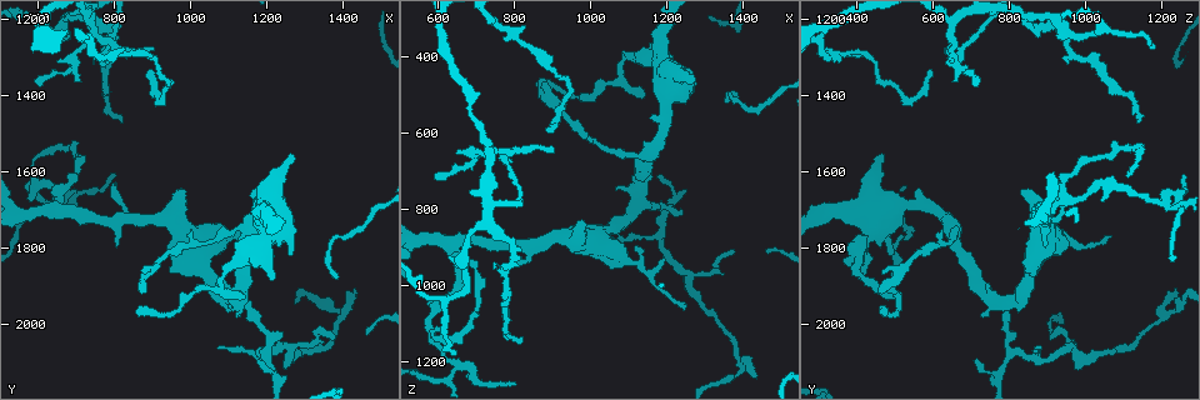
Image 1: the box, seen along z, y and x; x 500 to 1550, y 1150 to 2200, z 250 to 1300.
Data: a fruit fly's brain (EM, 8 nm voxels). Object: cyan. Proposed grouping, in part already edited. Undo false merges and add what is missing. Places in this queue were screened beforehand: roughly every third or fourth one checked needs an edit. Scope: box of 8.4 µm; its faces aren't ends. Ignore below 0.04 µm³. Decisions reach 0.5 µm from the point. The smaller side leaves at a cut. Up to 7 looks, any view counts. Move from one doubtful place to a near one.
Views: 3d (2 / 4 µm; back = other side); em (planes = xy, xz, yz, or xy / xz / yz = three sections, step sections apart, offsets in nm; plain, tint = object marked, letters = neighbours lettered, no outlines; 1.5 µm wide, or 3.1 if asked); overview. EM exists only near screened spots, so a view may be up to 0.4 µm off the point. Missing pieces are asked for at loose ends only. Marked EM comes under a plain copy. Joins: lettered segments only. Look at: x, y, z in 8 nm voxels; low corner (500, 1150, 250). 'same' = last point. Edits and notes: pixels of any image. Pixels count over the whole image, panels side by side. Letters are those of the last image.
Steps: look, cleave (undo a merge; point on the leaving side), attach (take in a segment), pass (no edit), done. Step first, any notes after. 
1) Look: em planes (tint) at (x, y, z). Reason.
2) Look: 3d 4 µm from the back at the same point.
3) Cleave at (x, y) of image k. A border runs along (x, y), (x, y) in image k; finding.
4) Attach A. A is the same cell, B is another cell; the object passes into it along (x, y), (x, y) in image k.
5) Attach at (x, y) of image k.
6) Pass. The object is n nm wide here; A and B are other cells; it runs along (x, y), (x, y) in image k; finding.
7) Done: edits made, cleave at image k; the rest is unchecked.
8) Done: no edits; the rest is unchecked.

Look: em xz step 4 (tint) at (800, 1215, 910). Sharp bend.

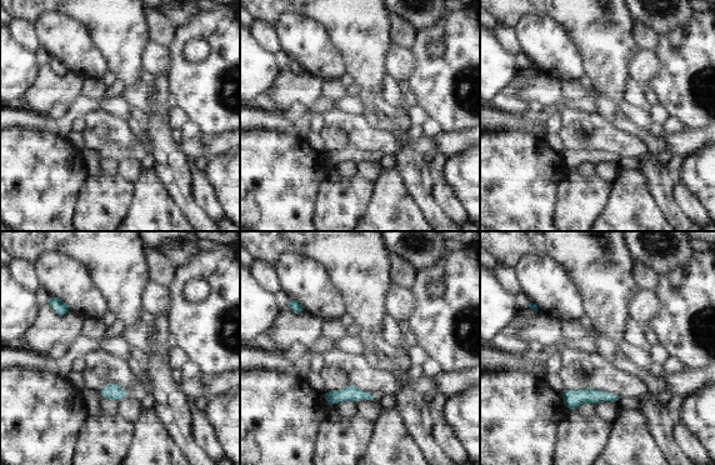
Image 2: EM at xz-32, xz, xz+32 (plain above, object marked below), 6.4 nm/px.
Look: em planes (letters) at the same point. Another direction.

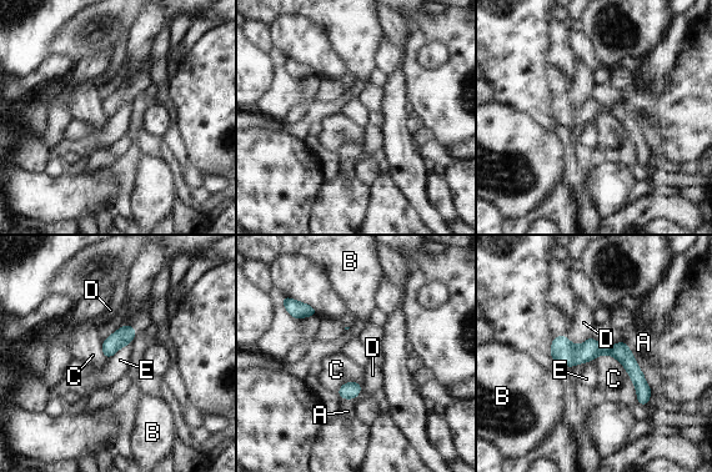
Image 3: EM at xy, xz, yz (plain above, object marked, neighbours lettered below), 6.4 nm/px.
Pass. A, B, C, D and E are other cells; one neuron here.

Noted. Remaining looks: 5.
Look: em planes (tint) at (1130, 1950, 785). Three arms meet.

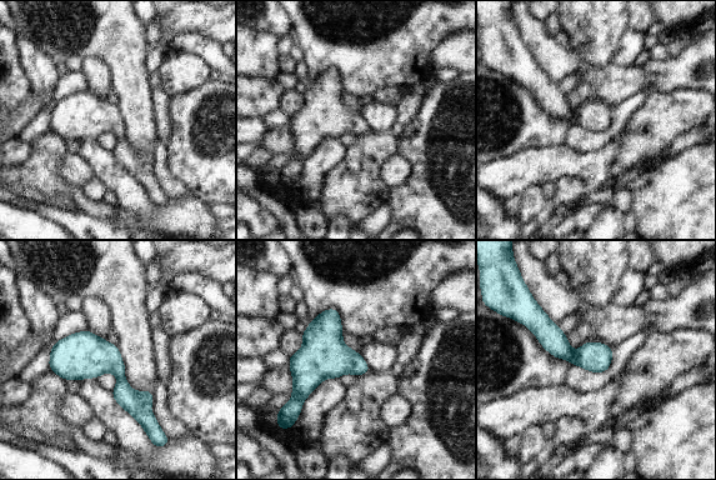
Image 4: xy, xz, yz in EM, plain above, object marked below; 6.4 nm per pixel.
Look: em planes (letters) at the same point. What lies round it.

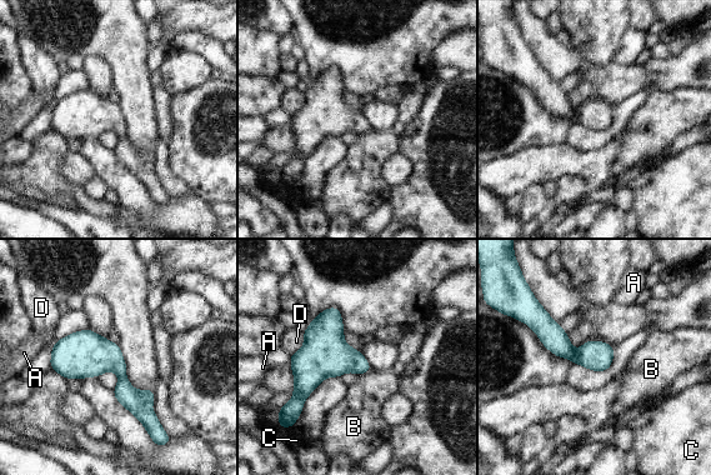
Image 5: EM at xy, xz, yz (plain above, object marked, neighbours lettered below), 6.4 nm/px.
Pass. The longest contact is with D, 170 nm; A, B, C and D are other cells; it runs along (335, 310), (290, 421) in image 5; all the same neuron.

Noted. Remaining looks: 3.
Look: 3d 4 µm at (640, 1695, 895). Abrupt turn.

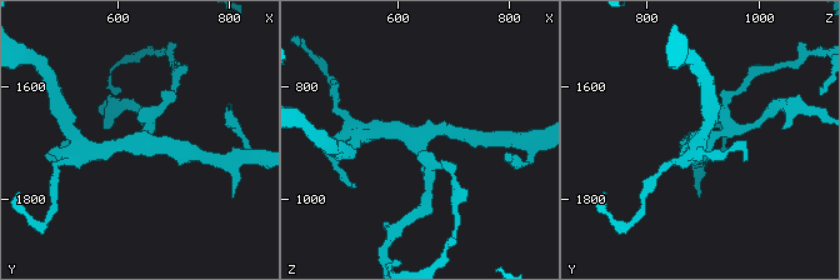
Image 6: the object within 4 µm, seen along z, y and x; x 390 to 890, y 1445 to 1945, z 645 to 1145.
Look: em yz step 4 (tint) at (645, 1695, 885). 4 arms meet here; need the tissue.

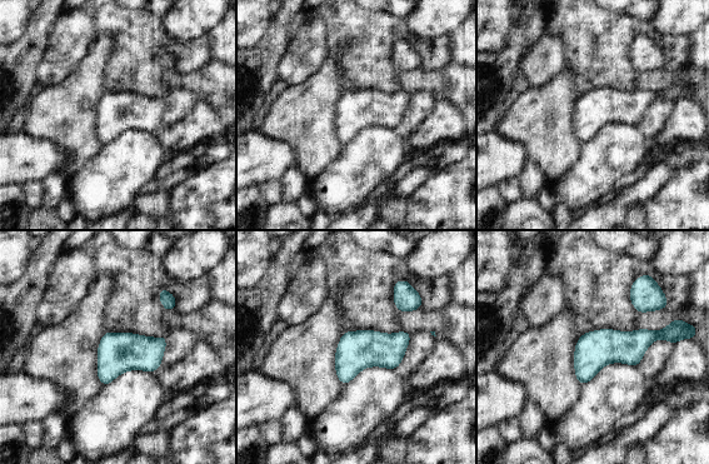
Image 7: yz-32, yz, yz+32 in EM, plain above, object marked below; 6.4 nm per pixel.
Look: em planes (letters) at the same point. Another direction.

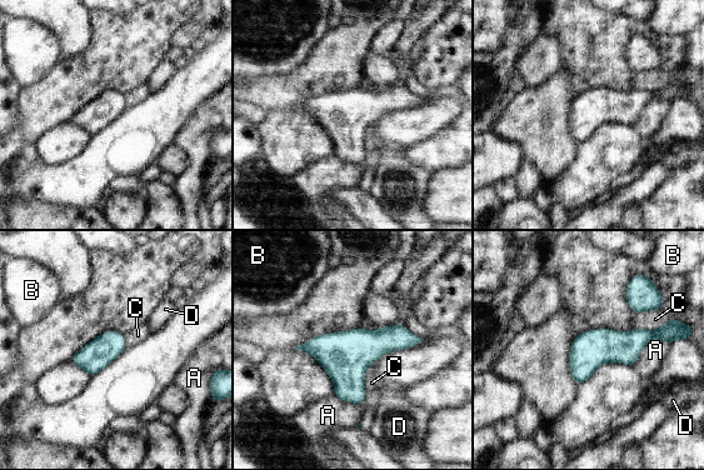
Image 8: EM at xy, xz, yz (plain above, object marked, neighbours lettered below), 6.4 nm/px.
Pass. The object is 190 nm wide here; the longest contact is with A, 280 nm; A, B, C and D are other cells; one neuron here.

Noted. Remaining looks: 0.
Done: no edits; the rest is unchecked.

